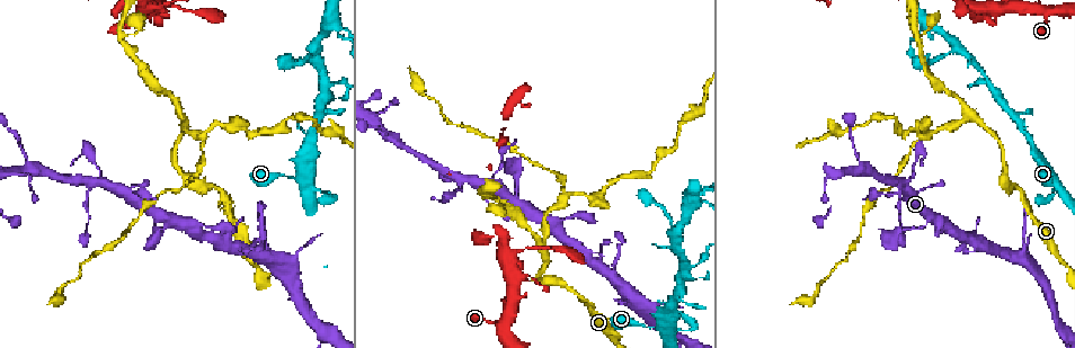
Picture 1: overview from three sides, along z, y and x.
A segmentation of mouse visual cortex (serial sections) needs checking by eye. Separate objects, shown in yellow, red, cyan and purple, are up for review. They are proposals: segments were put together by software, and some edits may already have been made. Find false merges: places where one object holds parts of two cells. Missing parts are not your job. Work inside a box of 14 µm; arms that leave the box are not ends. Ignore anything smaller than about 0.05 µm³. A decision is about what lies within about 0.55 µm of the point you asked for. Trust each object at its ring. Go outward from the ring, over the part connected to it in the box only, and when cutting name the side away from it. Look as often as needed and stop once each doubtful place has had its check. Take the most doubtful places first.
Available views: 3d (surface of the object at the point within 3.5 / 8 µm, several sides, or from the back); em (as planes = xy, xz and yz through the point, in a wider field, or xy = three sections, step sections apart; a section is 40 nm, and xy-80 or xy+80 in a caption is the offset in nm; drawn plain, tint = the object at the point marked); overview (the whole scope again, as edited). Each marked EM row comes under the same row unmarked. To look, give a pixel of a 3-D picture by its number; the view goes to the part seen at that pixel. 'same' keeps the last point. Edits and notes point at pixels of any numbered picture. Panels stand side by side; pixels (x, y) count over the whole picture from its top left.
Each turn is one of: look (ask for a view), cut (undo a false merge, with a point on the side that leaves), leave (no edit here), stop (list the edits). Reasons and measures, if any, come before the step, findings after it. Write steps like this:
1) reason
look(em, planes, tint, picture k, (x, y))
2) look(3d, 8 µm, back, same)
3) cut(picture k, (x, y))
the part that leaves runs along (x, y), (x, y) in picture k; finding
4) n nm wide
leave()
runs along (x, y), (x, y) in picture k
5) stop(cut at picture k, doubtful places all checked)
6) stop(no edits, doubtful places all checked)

a fork
look(3d, 3.5 µm, picture 1, (1001, 95))

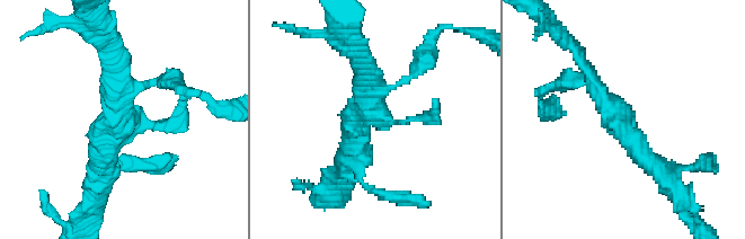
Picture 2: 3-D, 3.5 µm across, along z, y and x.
leave()
continuous, no second cell

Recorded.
three arms meet
look(3d, 3.5 µm, picture 1, (204, 138))

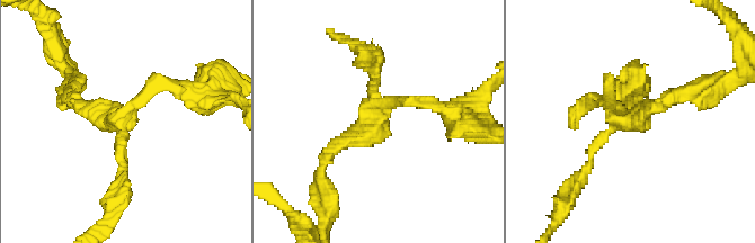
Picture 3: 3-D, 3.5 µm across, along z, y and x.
leave()
runs along (328, 156), (387, 99), (432, 102) in picture 3; continuous, no second cell

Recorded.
three arms meet
look(3d, 8 µm, picture 1, (694, 265))

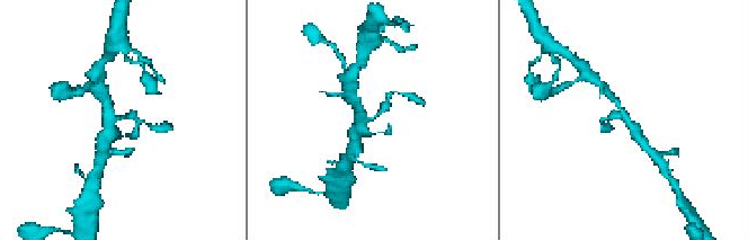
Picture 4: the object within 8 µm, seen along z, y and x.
closer look
look(3d, 3.5 µm, picture 4, (628, 117))

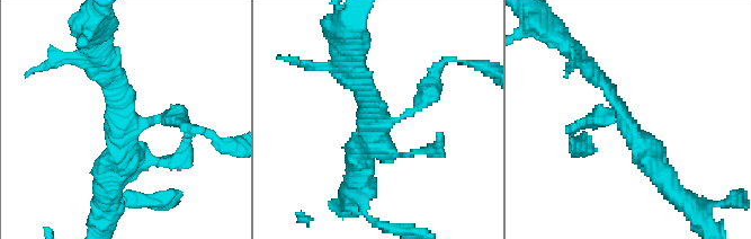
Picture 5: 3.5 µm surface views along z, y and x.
3 arms; arms of 200, 200, 350 nm
look(em, xy, step 2, tint, picture 5, (628, 118))

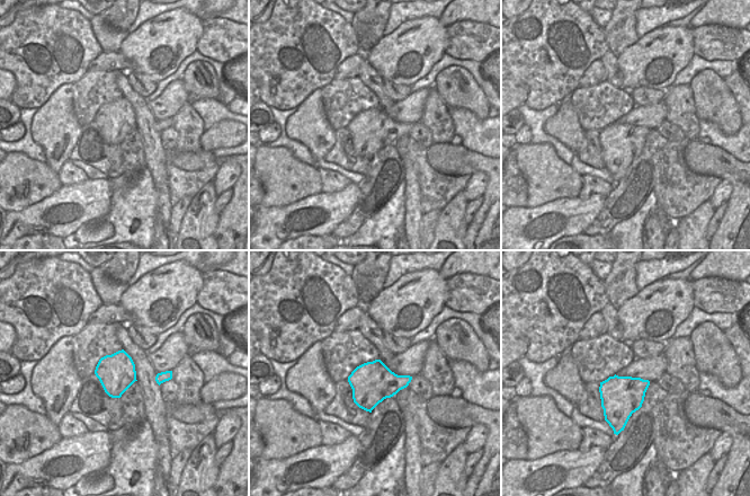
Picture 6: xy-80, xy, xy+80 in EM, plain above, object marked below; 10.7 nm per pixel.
leave()
runs along (357, 150), (374, 127), (422, 102), (444, 63) in picture 5; all the same cell

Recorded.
arms part here
look(3d, 3.5 µm, picture 1, (120, 40))

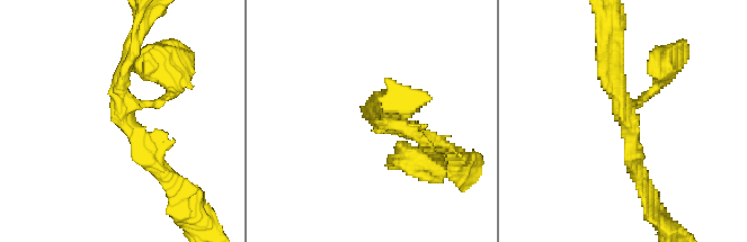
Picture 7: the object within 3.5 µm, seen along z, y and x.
3 arms; arms of 100, 200, 250 nm; need the tissue
look(em, xy, step 1, tint, picture 7, (624, 117))

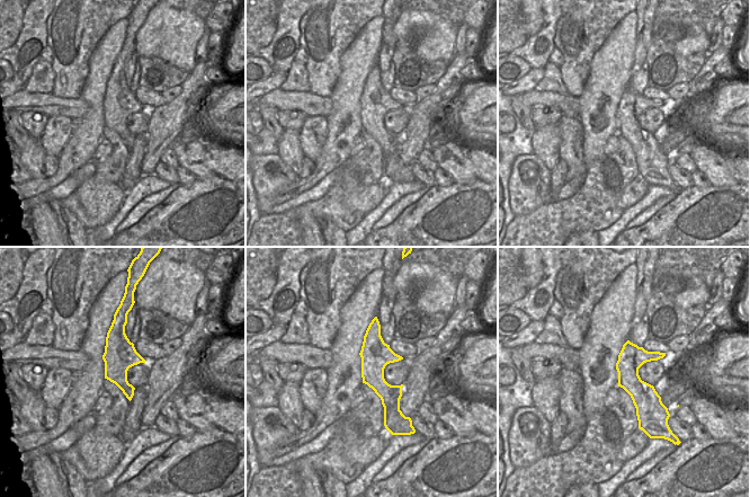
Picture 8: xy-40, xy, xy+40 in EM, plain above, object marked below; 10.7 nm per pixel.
leave()
runs along (376, 325), (386, 419) in picture 8; one cell here

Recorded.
stop(no edits, doubtful places all checked)

